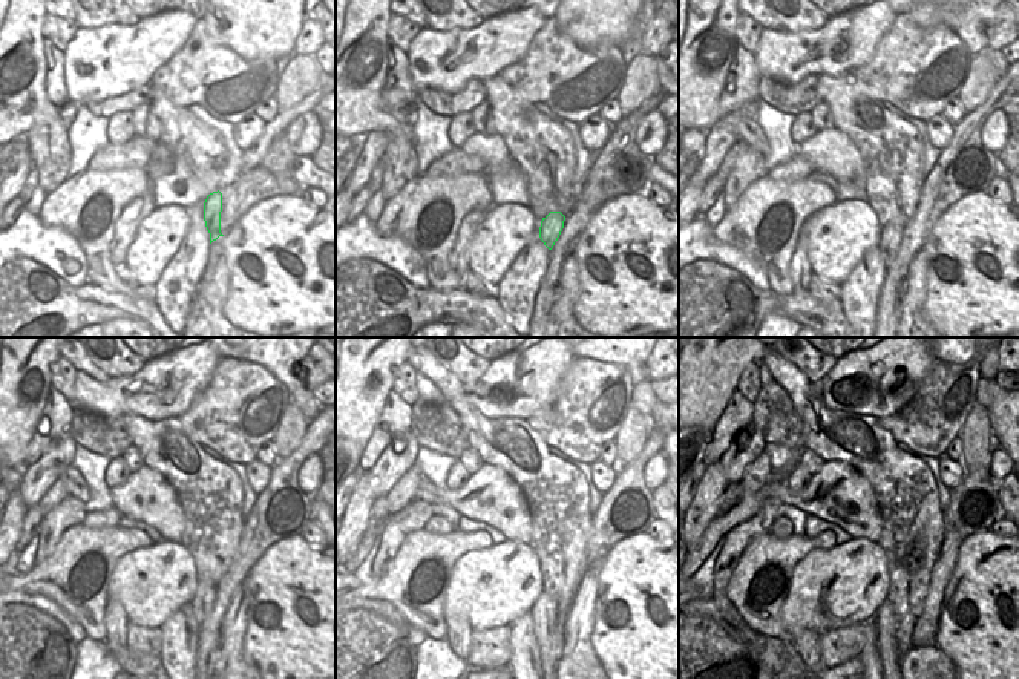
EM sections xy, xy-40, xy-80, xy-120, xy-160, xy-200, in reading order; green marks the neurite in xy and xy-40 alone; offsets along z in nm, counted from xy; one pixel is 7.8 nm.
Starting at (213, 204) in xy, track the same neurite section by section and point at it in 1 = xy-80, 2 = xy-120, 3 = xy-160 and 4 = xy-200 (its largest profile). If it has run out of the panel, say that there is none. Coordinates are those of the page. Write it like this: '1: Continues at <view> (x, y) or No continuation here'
1: Continues at xy-80 (891, 236)
2: Continues at xy-120 (206, 592)
3: Continues at xy-160 (549, 632)
4: Continues at xy-200 (886, 624).

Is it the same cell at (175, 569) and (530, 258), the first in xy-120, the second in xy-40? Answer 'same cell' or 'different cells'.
different cells

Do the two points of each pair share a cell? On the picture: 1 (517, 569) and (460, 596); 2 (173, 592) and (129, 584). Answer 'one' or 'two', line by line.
1: one
2: one

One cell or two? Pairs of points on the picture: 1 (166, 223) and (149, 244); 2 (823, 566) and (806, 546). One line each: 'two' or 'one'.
1: one
2: two

